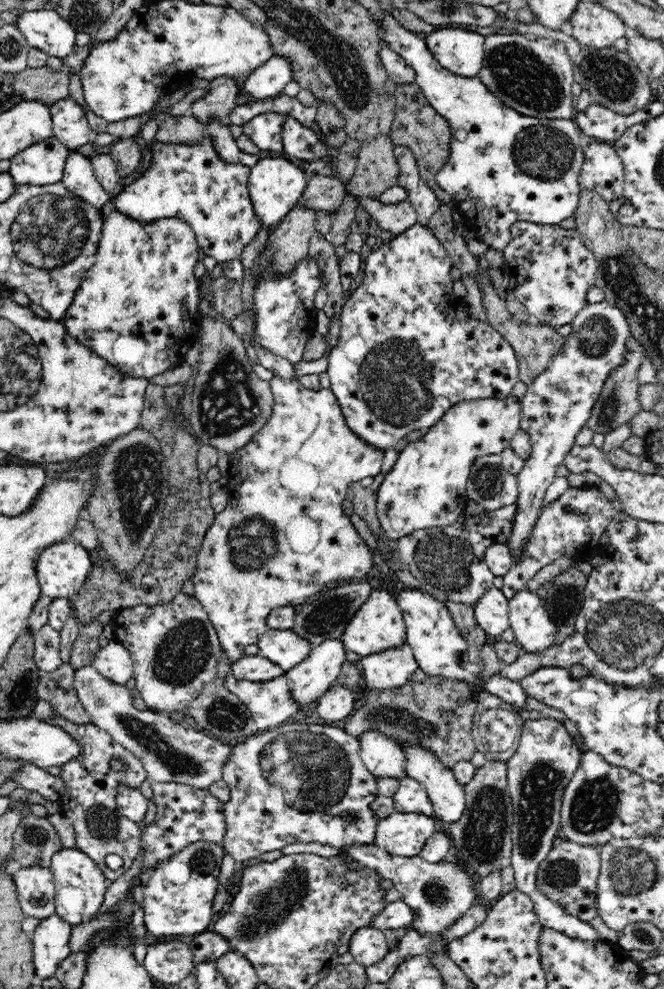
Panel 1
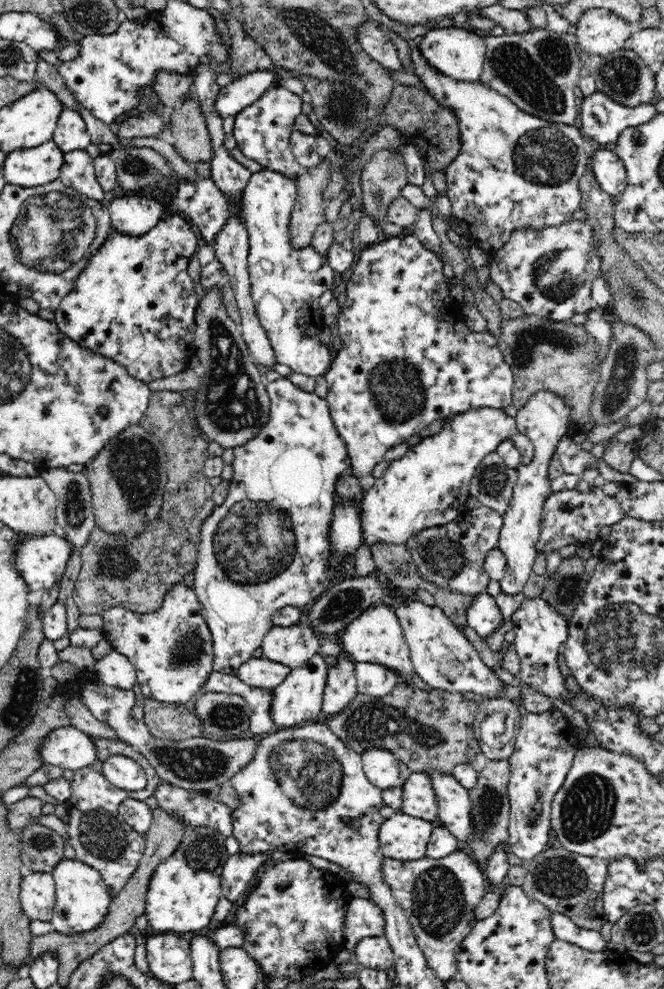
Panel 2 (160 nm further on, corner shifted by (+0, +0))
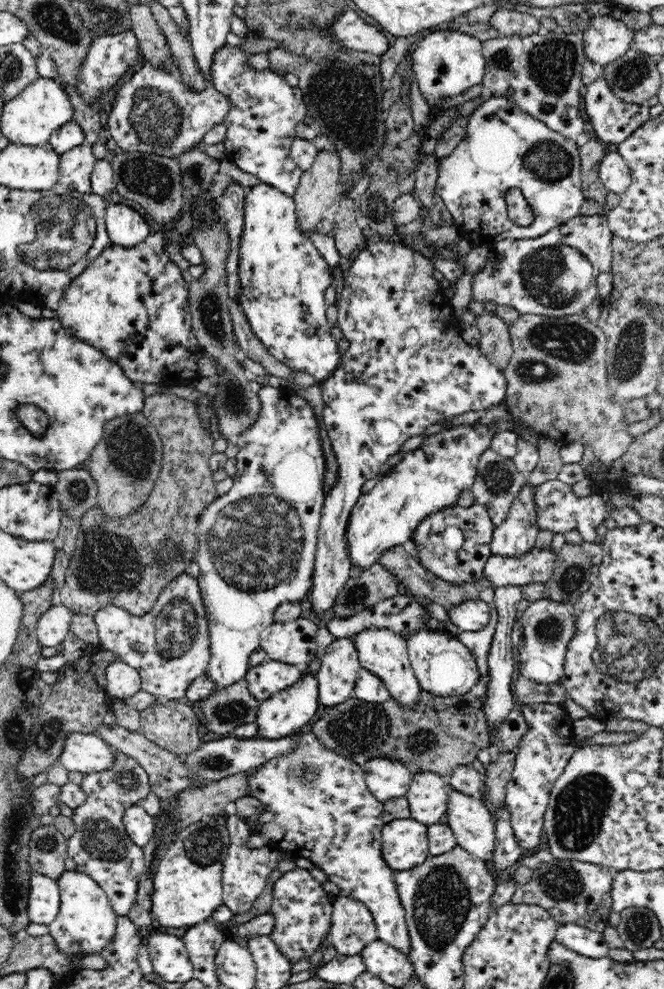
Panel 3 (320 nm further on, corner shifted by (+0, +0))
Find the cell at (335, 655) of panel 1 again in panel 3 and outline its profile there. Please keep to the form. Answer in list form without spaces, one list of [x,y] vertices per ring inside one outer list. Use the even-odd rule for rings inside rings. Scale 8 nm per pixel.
[[[305,667],[302,678],[293,687],[277,692],[273,697],[260,703],[257,718],[256,737],[264,740],[278,740],[288,735],[296,734],[307,729],[308,722],[318,712],[318,681],[310,675]]]

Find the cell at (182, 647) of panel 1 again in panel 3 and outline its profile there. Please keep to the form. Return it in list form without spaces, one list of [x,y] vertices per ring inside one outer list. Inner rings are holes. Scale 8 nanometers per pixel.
[[[182,572],[168,584],[154,604],[151,612],[144,617],[136,617],[119,607],[108,606],[98,610],[93,616],[98,629],[100,647],[114,652],[124,663],[136,669],[141,676],[141,689],[161,700],[185,701],[184,692],[188,684],[202,676],[210,663],[209,623],[204,616],[206,608],[202,599],[202,590],[198,578]]]

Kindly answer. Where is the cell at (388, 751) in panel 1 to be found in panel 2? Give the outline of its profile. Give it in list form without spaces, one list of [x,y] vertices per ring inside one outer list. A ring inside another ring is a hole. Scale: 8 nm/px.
[[[380,748],[363,752],[361,761],[367,779],[382,790],[402,789],[403,784],[412,773],[406,763],[399,761],[390,751]]]

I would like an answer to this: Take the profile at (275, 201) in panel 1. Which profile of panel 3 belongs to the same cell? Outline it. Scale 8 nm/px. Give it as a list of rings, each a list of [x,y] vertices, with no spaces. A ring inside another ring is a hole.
[[[264,183],[246,191],[244,229],[238,249],[240,294],[234,298],[242,307],[254,335],[266,350],[294,371],[306,371],[316,382],[330,378],[339,367],[342,355],[330,333],[326,319],[325,290],[332,285],[331,266],[305,233],[300,231],[295,200]]]

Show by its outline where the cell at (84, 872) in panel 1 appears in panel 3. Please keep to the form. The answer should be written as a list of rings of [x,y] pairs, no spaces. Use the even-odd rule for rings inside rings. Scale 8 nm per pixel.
[[[64,871],[57,880],[61,905],[58,916],[47,926],[54,945],[64,955],[101,954],[113,941],[119,915],[112,908],[106,893],[86,873]]]

